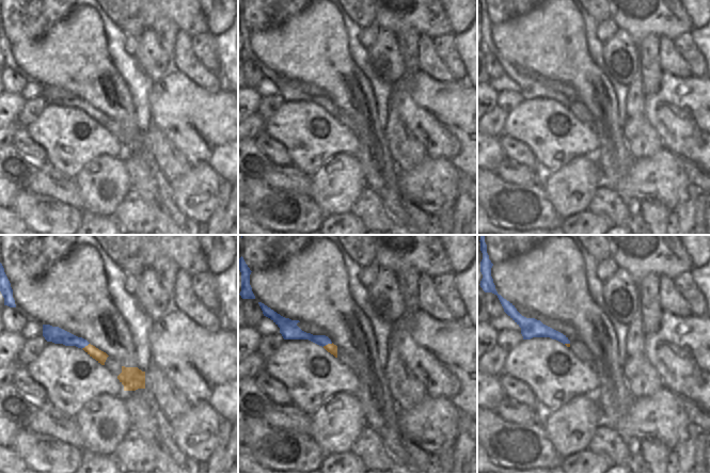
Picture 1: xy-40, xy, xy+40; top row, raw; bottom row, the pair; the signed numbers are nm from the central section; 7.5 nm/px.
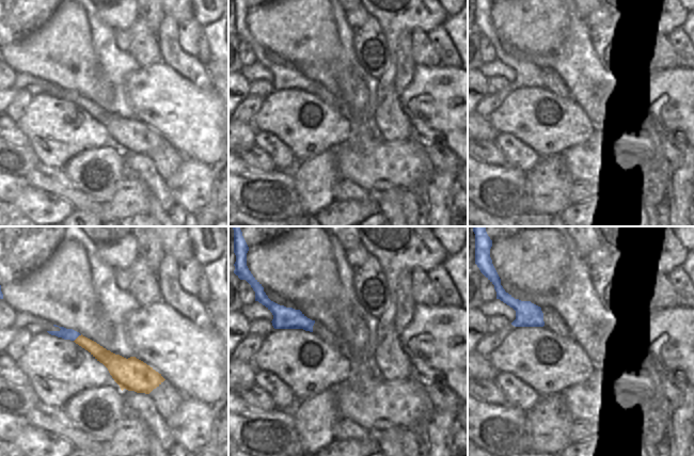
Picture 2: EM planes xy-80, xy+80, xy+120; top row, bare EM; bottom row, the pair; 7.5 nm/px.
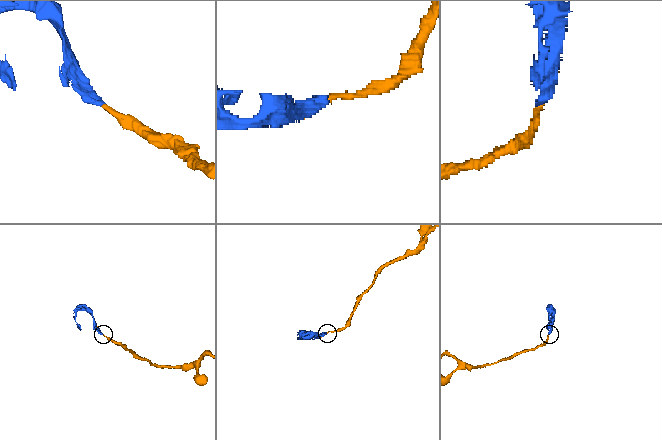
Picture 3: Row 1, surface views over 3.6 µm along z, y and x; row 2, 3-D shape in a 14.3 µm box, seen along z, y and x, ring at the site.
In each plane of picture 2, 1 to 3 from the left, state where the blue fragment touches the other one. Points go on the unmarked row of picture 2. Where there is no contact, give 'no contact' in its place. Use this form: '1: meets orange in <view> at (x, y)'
1: meets orange in xy-80 at (77, 98)
2: no contact
3: no contact

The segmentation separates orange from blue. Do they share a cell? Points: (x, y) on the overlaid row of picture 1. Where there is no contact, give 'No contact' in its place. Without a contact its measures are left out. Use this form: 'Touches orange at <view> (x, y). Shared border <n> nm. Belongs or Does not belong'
Touches orange at xy (328, 344). Shared border 80 nm. Does not belong.

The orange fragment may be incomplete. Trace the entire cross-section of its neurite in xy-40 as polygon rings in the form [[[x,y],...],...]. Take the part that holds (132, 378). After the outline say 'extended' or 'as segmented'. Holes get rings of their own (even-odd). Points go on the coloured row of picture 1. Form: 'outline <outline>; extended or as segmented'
outline [[[91,344],[82,349],[98,363],[105,365],[109,372],[116,375],[120,382],[124,385],[124,391],[145,389],[145,372],[138,367],[123,366],[115,359]]]; extended

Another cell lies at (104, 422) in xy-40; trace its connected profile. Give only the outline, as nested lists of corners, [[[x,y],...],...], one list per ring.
[[[99,395],[88,401],[75,415],[85,443],[85,453],[112,456],[132,429],[122,396]]]

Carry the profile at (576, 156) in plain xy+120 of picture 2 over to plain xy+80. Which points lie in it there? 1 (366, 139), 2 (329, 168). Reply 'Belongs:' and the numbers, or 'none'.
Belongs: none

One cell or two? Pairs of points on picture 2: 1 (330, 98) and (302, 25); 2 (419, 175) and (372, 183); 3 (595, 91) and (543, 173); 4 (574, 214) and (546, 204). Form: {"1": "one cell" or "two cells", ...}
{"1": "two cells", "2": "one cell", "3": "two cells", "4": "two cells"}

